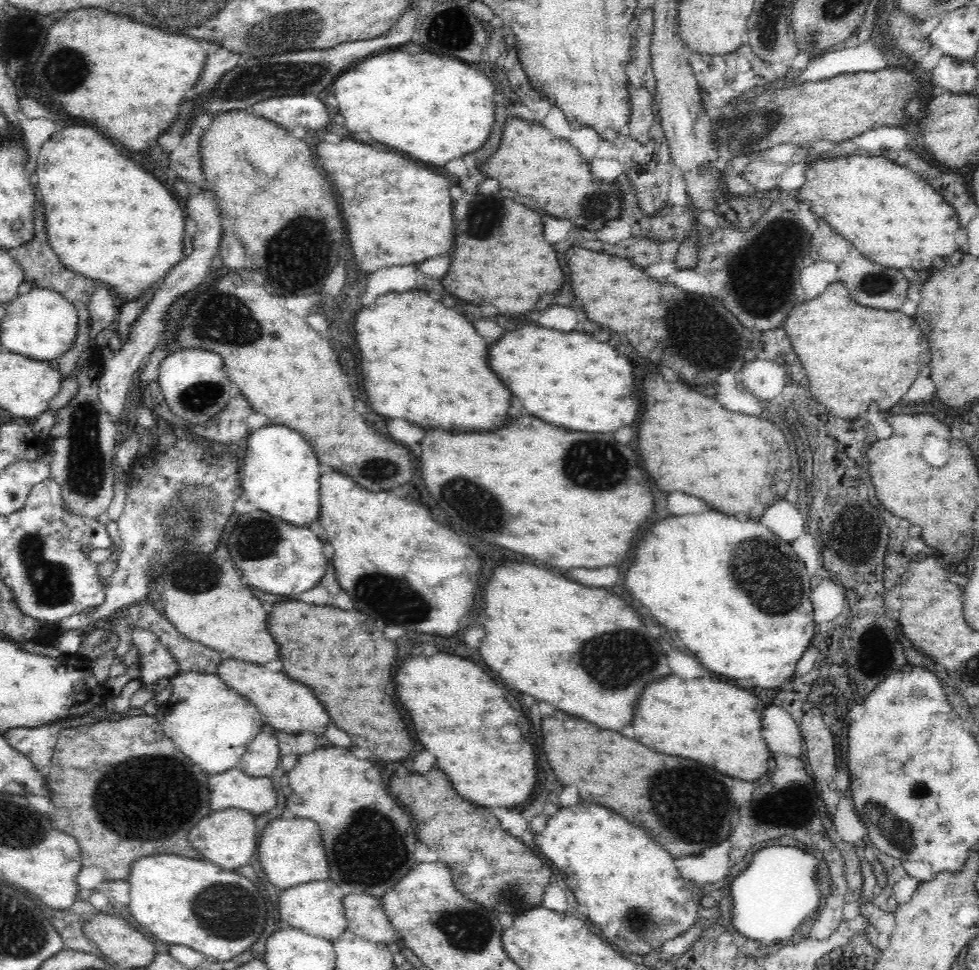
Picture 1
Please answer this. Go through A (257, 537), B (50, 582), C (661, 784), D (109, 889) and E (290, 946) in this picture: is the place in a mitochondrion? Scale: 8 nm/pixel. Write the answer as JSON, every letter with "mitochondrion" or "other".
{"A":"mitochondrion","B":"mitochondrion","C":"mitochondrion","D":"other","E":"other"}

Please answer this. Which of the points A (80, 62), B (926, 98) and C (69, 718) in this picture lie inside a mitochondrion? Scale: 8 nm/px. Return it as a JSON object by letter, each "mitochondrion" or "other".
{"A":"mitochondrion","B":"other","C":"other"}

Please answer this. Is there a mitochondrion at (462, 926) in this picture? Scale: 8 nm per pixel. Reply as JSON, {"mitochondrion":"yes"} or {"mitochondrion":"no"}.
{"mitochondrion":"yes"}

